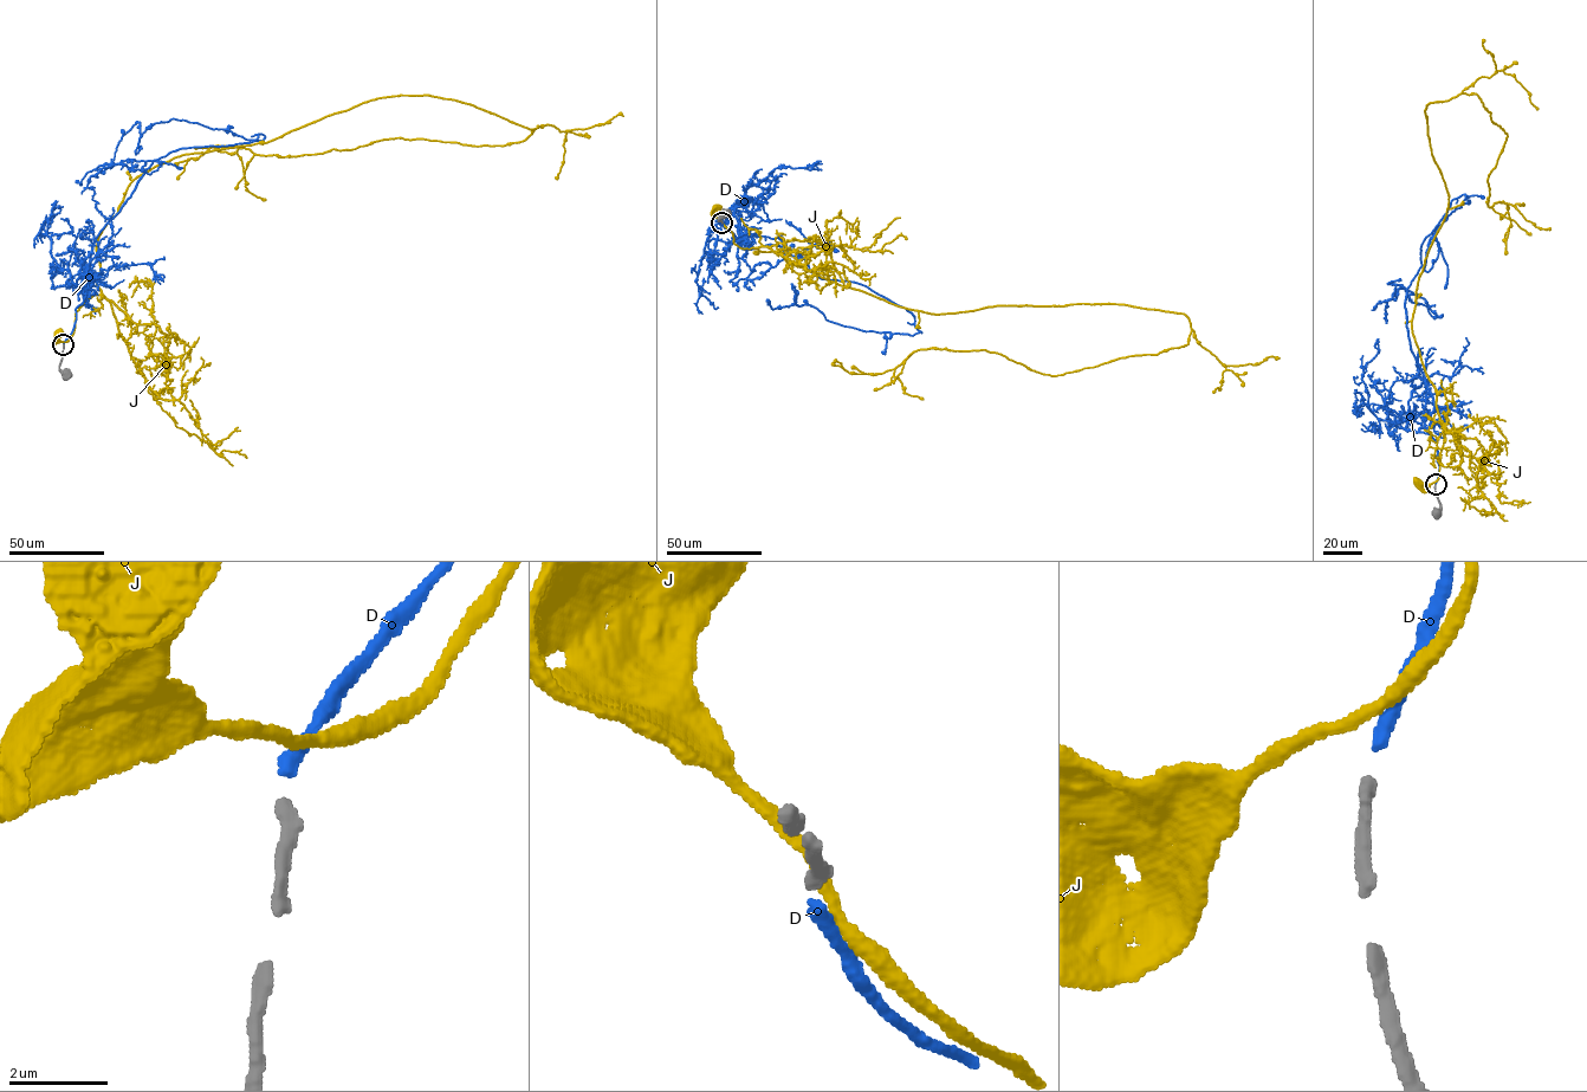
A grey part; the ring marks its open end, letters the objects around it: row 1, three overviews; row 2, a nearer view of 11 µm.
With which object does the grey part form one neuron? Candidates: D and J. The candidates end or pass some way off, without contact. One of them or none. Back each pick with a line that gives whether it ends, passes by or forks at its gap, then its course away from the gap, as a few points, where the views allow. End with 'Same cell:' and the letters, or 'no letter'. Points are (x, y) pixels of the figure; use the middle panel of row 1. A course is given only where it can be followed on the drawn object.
D: it ends; course (721, 224), (747, 251), (866, 285), (921, 333), (829, 322), (791, 284), (795, 303), (766, 299)
Same cell: D

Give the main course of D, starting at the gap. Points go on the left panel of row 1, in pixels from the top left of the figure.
D: (63, 343), (92, 245), (153, 161), (265, 136), (173, 118), (147, 127), (135, 154), (136, 122), (110, 168)

